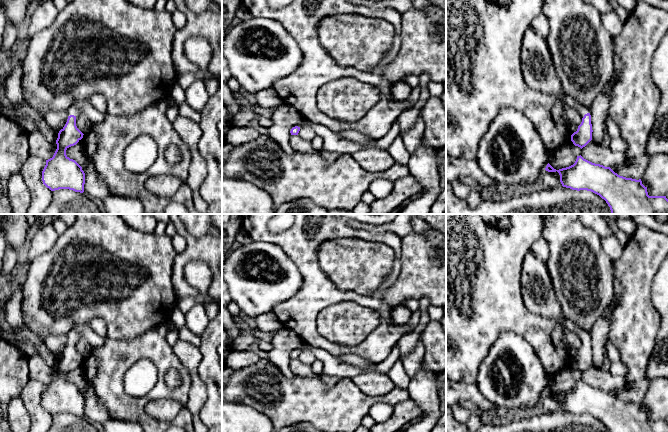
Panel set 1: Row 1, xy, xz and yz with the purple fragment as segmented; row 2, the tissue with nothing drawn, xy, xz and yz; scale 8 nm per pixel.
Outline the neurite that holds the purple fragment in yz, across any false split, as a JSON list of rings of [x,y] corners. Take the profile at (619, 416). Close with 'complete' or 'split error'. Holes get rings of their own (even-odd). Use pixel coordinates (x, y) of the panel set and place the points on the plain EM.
[[[577,380],[575,387],[559,394],[549,387],[546,395],[558,396],[563,411],[599,419],[610,432],[668,432],[666,420],[649,420],[641,403],[626,402],[610,391]]] | complete

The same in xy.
[[[88,323],[76,325],[66,336],[68,338],[67,346],[58,357],[57,373],[53,381],[46,384],[42,395],[42,405],[51,415],[69,413],[83,417],[85,397],[75,384],[66,379],[66,374],[83,362],[84,358],[76,350],[78,339],[85,339],[92,347],[102,346],[105,339],[96,334]]] | split error

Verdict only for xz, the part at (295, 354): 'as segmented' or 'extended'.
extended

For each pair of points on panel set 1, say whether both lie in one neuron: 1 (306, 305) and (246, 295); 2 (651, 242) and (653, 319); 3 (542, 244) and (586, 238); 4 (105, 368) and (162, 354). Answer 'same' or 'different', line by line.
1: different
2: same
3: different
4: same

